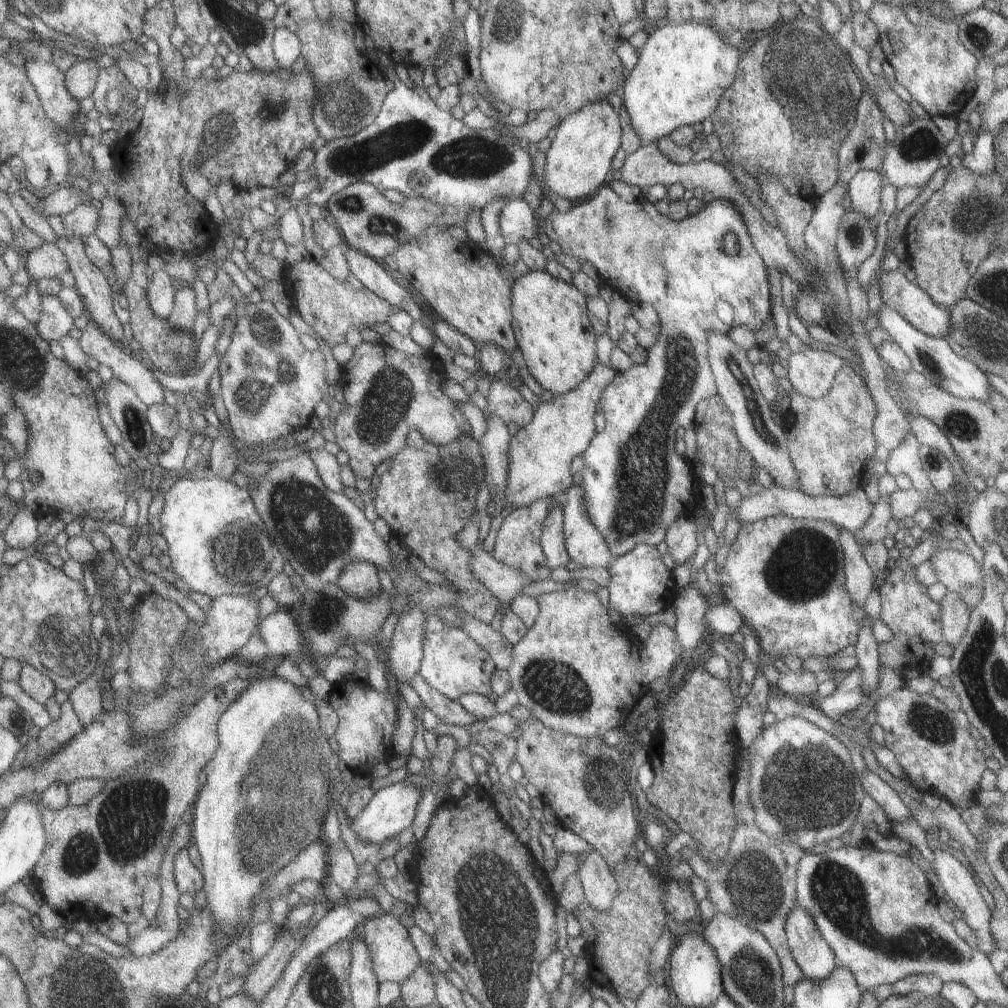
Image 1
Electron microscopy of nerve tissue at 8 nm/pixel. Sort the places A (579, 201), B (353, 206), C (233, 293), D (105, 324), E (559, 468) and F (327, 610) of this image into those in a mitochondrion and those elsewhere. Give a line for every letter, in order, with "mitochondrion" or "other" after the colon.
A: other
B: mitochondrion
C: other
D: other
E: other
F: mitochondrion

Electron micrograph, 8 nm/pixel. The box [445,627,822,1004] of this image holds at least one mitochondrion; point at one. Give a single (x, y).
(755, 889)

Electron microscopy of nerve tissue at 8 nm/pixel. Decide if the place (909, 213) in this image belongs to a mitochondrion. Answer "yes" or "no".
no

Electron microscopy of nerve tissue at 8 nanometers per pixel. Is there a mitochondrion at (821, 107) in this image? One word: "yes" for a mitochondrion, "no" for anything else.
yes

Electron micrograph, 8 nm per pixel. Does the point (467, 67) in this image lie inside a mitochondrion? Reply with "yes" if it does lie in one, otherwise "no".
no

